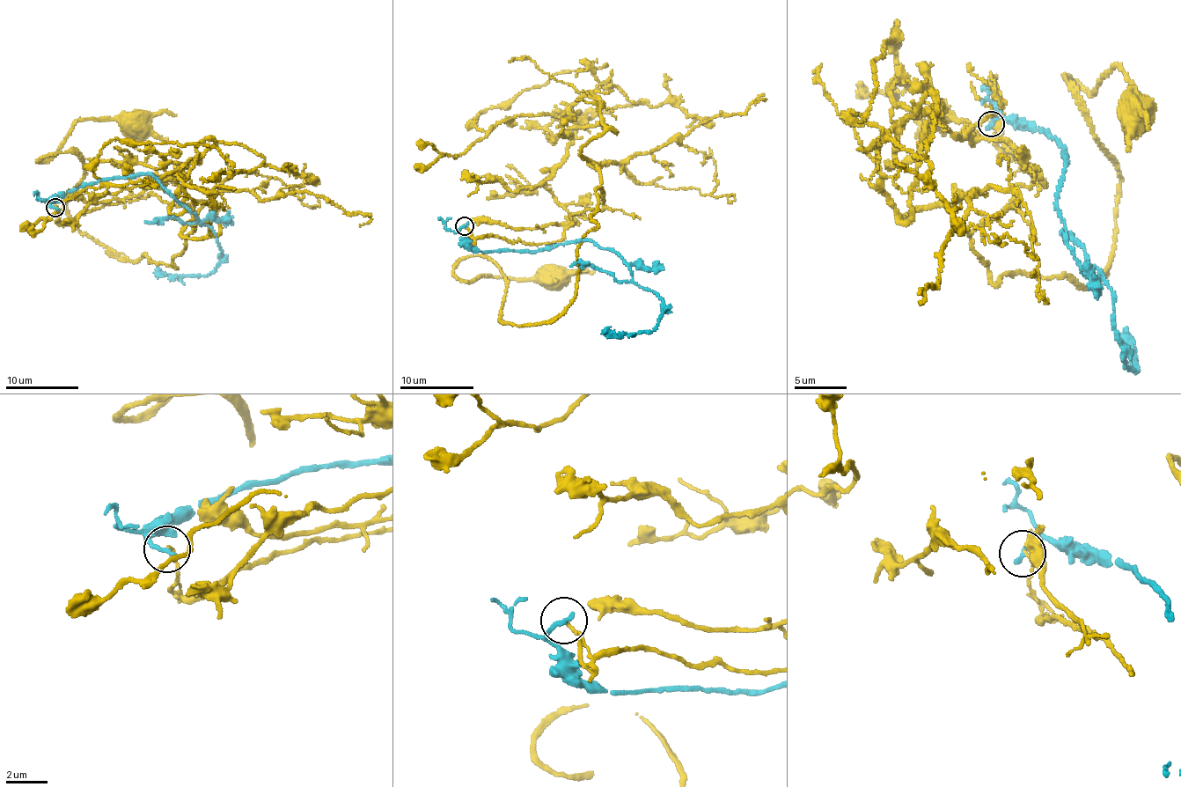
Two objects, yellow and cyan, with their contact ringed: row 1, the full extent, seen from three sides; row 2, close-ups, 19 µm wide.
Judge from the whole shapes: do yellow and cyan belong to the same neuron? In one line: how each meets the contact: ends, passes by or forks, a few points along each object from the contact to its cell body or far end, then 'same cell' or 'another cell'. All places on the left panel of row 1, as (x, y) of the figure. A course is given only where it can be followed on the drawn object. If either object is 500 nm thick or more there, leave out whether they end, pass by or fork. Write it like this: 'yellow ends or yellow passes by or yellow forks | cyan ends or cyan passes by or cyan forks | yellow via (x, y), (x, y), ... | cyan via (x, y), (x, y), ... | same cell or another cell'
yellow ends | cyan ends | yellow via (55, 206), (192, 201), (176, 268), (88, 238), (67, 198), (84, 159), (38, 159), (77, 121), (135, 127) | cyan via (55, 208), (47, 202), (67, 192), (150, 174), (207, 225), (221, 250), (220, 265), (201, 275), (155, 269) | another cell

